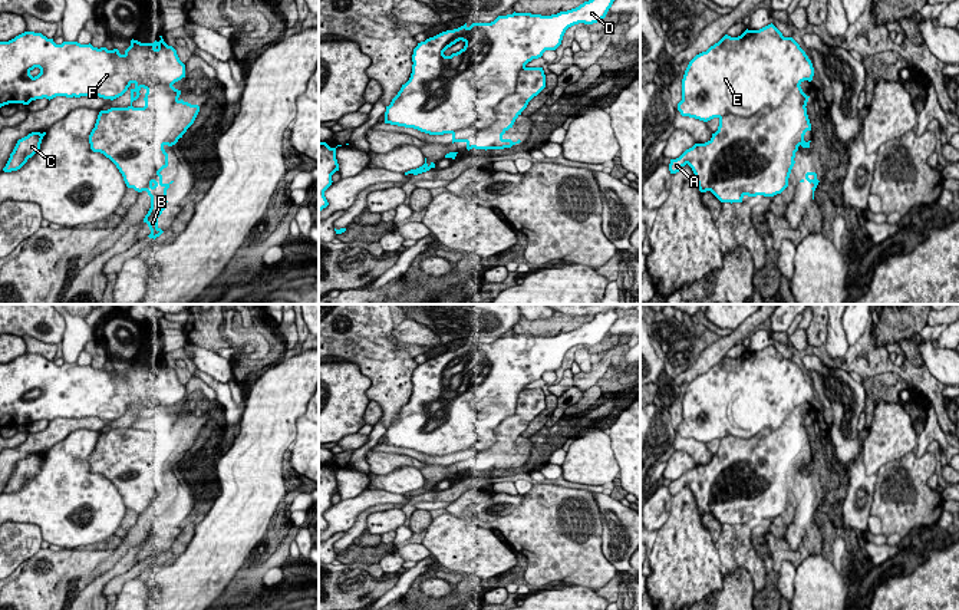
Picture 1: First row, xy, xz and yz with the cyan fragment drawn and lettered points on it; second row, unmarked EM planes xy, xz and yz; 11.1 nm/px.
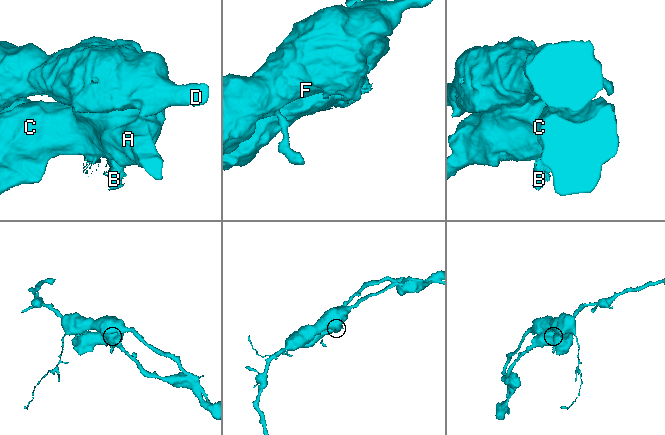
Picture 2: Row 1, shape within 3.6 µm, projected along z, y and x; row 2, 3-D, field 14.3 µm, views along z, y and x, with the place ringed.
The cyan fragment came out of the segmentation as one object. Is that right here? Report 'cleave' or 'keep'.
cleave

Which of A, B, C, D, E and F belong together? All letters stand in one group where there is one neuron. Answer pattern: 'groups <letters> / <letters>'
groups A B C / D E F

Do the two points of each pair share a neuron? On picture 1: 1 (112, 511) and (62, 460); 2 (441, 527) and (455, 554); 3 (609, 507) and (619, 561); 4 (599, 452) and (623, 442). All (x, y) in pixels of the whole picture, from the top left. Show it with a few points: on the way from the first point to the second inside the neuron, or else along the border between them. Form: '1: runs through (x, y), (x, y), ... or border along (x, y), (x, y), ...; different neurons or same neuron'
1: runs through (98, 504), (68, 474); same neuron
2: runs through (447, 534), (455, 547); same neuron
3: runs through (618, 520), (619, 548); same neuron
4: border along (609, 434), (619, 477); different neurons

